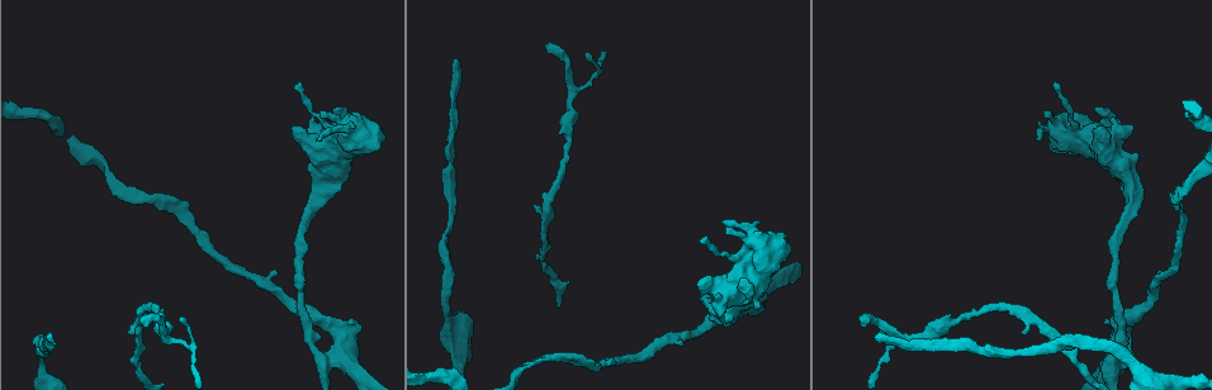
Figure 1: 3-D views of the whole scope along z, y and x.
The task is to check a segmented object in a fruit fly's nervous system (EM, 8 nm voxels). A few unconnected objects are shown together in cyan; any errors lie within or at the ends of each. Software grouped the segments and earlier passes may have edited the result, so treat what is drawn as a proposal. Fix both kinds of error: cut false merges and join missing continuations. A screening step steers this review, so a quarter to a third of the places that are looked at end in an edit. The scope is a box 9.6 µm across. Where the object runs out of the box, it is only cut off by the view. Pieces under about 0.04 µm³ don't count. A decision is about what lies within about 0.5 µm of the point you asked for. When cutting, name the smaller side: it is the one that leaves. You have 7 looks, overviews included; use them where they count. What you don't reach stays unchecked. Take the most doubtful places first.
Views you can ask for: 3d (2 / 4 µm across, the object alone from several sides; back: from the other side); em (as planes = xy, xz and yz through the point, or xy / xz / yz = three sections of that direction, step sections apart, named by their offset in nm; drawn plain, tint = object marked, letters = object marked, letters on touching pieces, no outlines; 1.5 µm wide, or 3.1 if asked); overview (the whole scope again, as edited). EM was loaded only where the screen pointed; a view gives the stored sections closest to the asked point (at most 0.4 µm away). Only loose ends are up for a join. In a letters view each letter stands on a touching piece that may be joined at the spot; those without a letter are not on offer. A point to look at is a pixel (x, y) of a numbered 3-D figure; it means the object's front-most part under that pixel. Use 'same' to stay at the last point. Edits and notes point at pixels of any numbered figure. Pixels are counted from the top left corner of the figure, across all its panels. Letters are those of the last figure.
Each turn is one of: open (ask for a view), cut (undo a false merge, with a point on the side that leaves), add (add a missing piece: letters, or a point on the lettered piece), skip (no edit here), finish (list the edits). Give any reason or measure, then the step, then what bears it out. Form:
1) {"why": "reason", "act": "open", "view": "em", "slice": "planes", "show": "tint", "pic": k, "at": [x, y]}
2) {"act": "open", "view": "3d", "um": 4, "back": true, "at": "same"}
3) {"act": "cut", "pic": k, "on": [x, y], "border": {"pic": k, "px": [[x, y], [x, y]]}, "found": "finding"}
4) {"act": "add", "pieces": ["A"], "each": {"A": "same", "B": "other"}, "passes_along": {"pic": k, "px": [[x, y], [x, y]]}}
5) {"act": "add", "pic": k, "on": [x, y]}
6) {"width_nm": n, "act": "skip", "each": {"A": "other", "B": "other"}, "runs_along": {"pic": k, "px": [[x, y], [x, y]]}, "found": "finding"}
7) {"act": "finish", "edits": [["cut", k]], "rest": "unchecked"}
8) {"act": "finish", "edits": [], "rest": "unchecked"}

{"why": "free end", "act": "open", "view": "em", "slice": "yz", "step": 4, "show": "tint", "pic": 1, "at": [50, 337]}

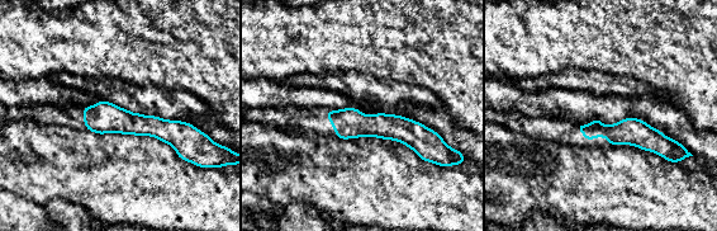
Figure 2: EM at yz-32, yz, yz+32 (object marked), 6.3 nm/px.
{"why": "see the neighbours", "act": "open", "view": "em", "slice": "yz", "step": 4, "show": "letters", "at": "same"}

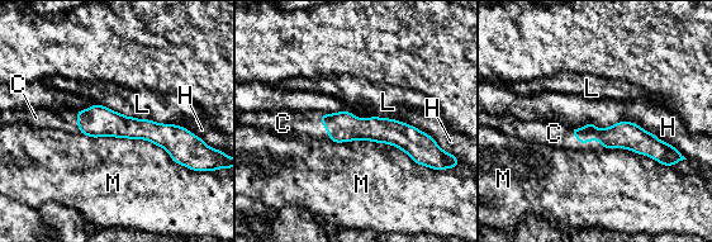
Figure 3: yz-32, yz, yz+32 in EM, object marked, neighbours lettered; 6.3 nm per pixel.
{"act": "add", "pieces": ["C"], "each": {"C": "same", "H": "other", "L": "other", "M": "other"}, "found": "it goes on there"}

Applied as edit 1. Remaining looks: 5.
{"act": "open", "view": "overview"}

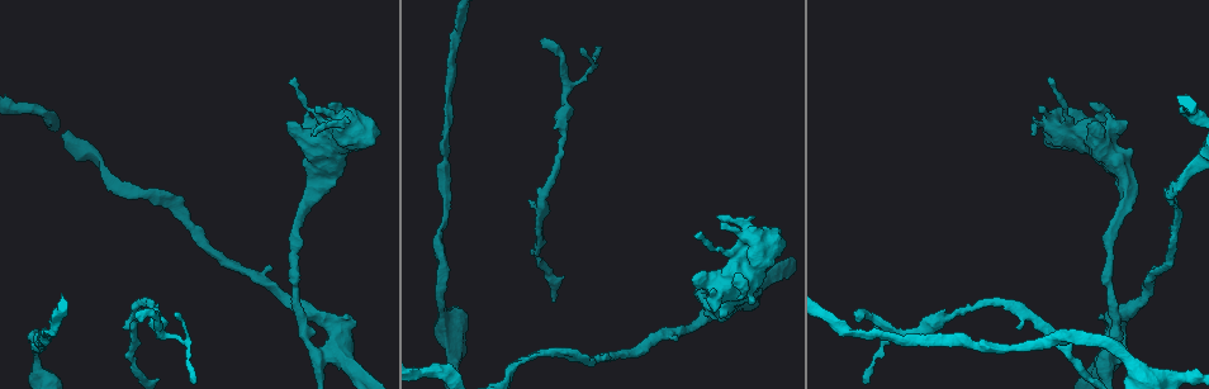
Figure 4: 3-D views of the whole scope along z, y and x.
{"why": "an open end", "act": "open", "view": "3d", "um": 2, "pic": 4, "at": [142, 319]}

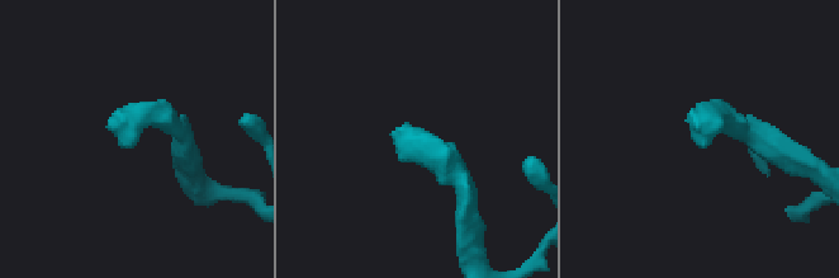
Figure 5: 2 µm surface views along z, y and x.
{"act": "open", "view": "em", "slice": "planes", "show": "letters", "pic": 5, "at": [414, 137]}

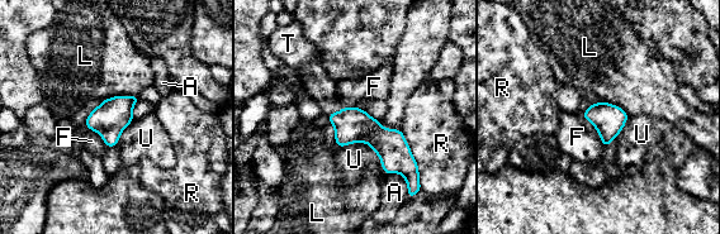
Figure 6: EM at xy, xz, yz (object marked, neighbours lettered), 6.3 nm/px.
{"longest_contact_nm": ["U", 360], "act": "add", "pieces": ["T"], "each": {"A": "other", "F": "other", "L": "other", "R": "other", "T": "same", "U": "other"}, "passes_along": {"pic": 6, "px": [[351, 124], [335, 113], [320, 86]]}, "found": "it goes on there"}

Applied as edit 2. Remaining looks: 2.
{"act": "finish", "edits": [["add", 3], ["add", 6]], "rest": "unchecked"}

